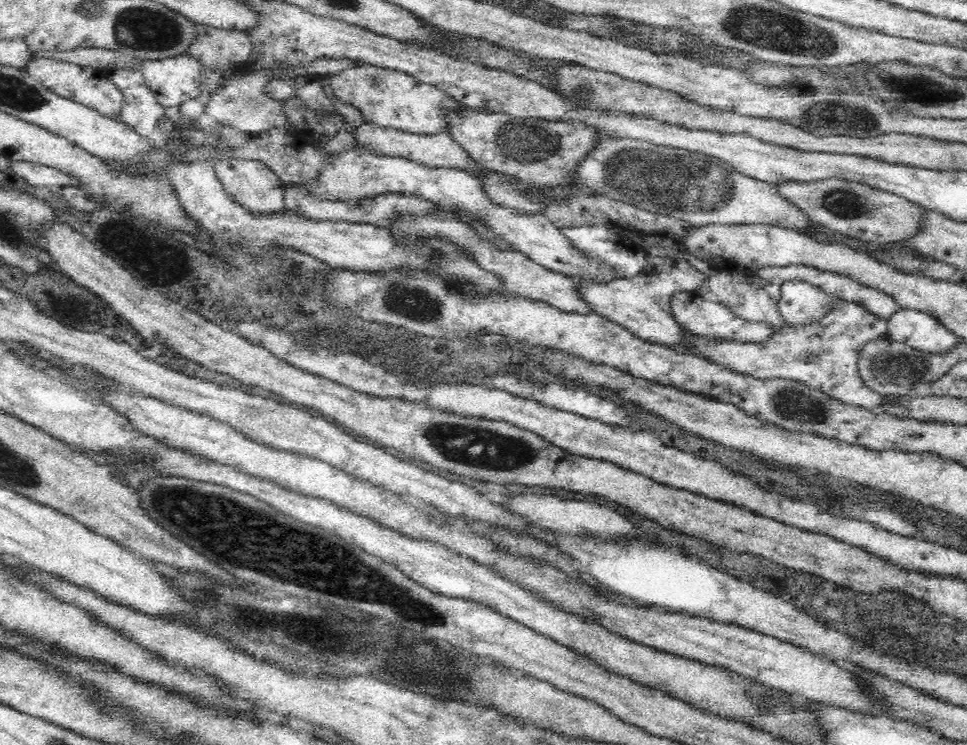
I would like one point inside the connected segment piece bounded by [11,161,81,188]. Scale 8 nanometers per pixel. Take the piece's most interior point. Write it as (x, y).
(42, 176)

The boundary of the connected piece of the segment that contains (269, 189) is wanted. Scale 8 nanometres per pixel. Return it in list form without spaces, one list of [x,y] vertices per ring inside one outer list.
[[[224,157],[215,163],[215,173],[226,194],[253,215],[273,215],[286,210],[286,184],[268,165],[261,160]]]

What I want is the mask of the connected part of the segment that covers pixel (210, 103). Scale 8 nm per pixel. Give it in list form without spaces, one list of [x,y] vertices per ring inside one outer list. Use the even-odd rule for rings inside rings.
[[[264,71],[244,75],[242,79],[238,79],[238,75],[235,75],[228,86],[218,90],[212,98],[206,101],[205,112],[214,116],[220,124],[244,133],[266,133],[272,129],[296,131],[297,128],[289,123],[286,116],[284,102],[271,100],[265,96],[264,88],[270,81],[268,78],[270,75]]]

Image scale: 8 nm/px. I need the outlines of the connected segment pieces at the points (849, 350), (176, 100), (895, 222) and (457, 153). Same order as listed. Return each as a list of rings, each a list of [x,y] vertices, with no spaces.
[[[834,298],[832,306],[820,320],[789,324],[775,329],[774,336],[763,343],[718,341],[692,335],[693,353],[704,359],[756,378],[797,380],[846,404],[879,410],[886,395],[866,387],[859,373],[858,361],[864,345],[887,334],[888,319],[872,314],[864,305]]]
[[[188,53],[175,57],[168,57],[159,61],[140,61],[140,70],[143,72],[143,77],[147,86],[155,93],[156,99],[165,107],[179,107],[180,104],[190,101],[194,98],[199,98],[199,80],[200,61],[196,60]]]
[[[828,177],[810,182],[788,182],[775,185],[782,196],[797,204],[808,218],[845,236],[874,246],[908,242],[925,225],[928,208],[899,194],[892,194],[870,184]]]
[[[362,123],[355,132],[355,140],[361,146],[367,146],[376,152],[383,152],[388,156],[402,156],[408,160],[415,160],[428,166],[441,166],[442,168],[461,168],[471,175],[478,170],[477,162],[460,146],[448,132],[438,132],[434,135],[421,135],[405,133],[398,129],[386,128]]]

